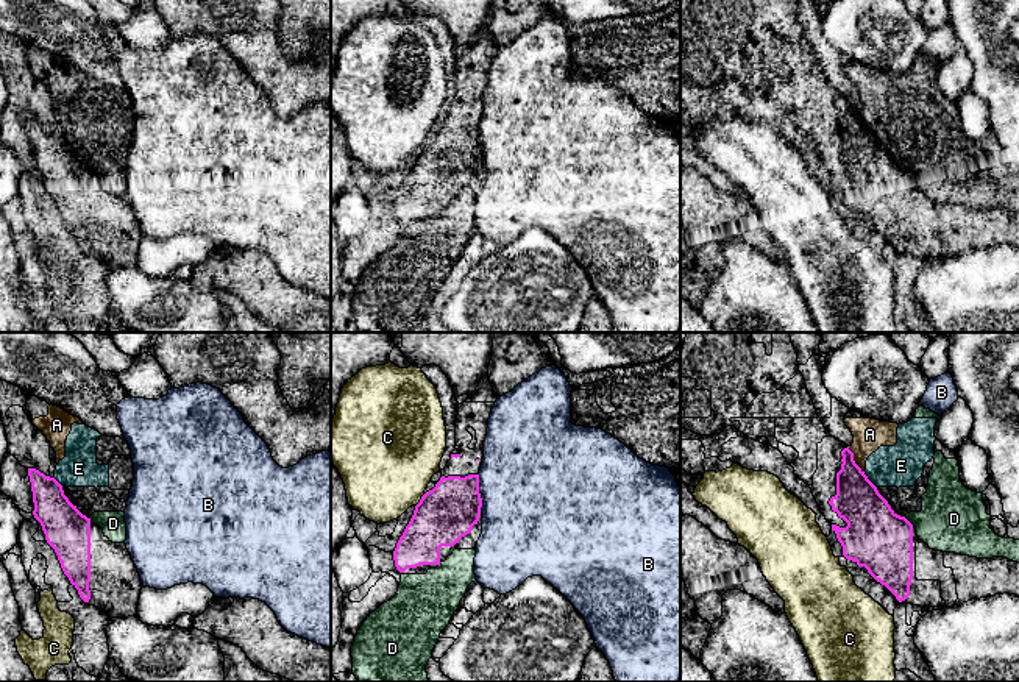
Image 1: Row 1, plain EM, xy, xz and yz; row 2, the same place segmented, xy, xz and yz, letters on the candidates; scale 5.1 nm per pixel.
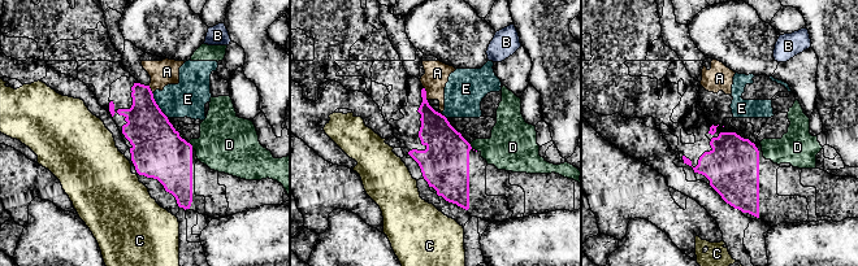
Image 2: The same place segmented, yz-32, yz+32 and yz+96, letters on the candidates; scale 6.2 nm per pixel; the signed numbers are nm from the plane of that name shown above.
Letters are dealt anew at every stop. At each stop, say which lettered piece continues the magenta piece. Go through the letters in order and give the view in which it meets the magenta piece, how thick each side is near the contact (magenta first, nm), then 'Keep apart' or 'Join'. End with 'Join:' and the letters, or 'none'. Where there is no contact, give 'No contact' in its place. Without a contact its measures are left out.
A: Touches magenta in yz. Thickness 240 nm (magenta) against 170 nm. Keep apart
B: Touches magenta in xz. Thickness 300 nm (magenta) against 500 nm. Keep apart
C: Touches magenta in xz. Thickness 300 nm (magenta) against 480 nm. Keep apart
D: Touches magenta in yz. Thickness 320 nm (magenta) against 340 nm. Keep apart
E: Touches magenta in yz. Thickness 280 nm (magenta) against 220 nm. Keep apart
Join: none

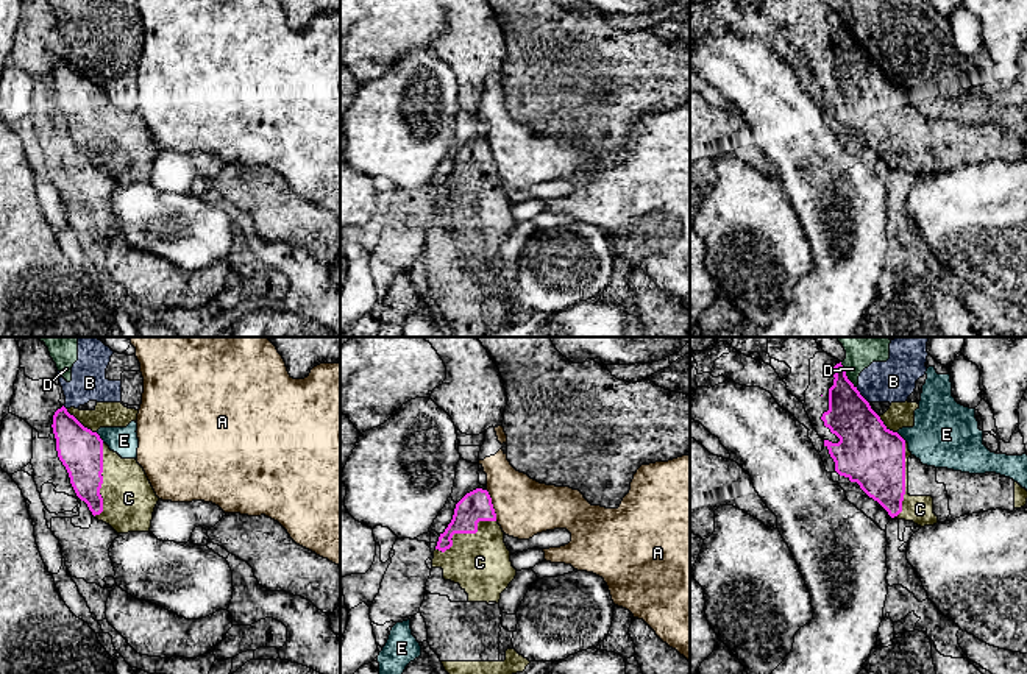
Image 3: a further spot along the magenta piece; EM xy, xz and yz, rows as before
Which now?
A: Touches magenta in xz. Thickness 160 nm (magenta) against 300 nm. Keep apart
B: Touches magenta in yz. Thickness 280 nm (magenta) against 220 nm. Keep apart
C: Touches magenta in xz. Thickness 160 nm (magenta) against 300 nm. Join
D: Touches magenta in yz. Thickness 240 nm (magenta) against 200 nm. Keep apart
E: Touches magenta in xy. Thickness 240 nm (magenta) against 140 nm. Keep apart
Join: C

